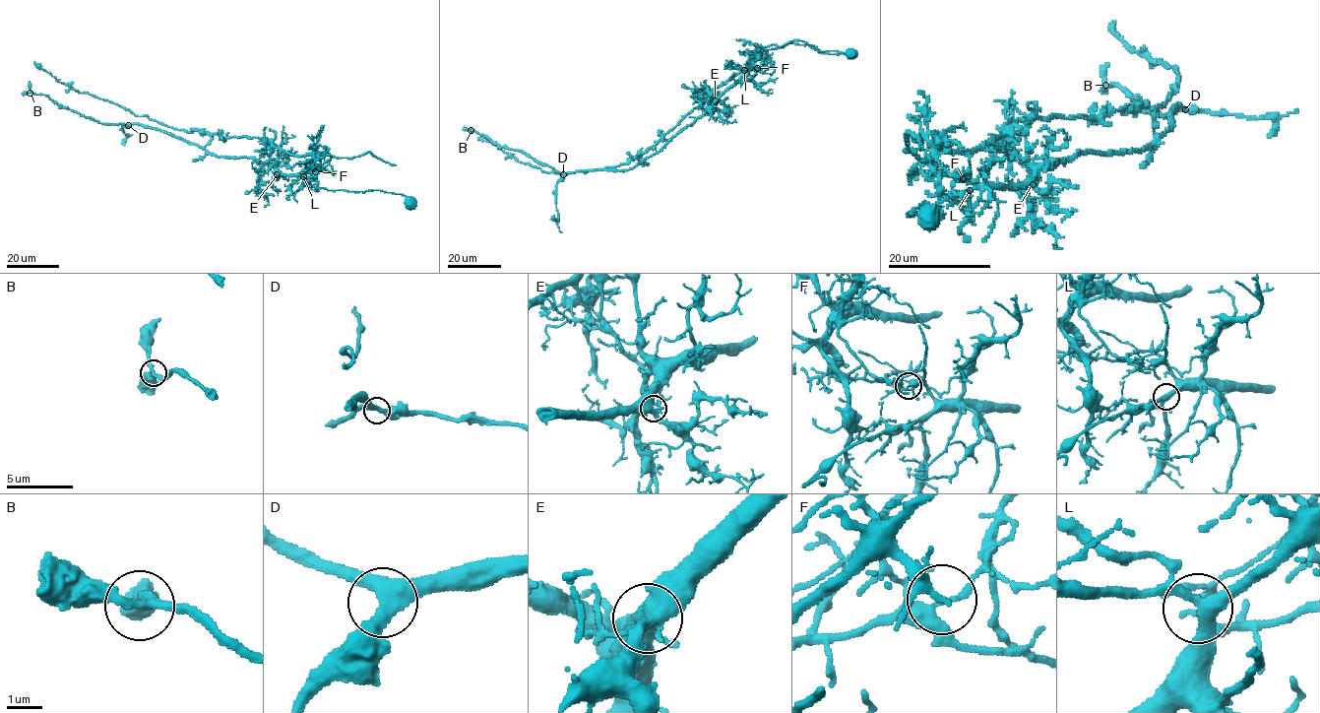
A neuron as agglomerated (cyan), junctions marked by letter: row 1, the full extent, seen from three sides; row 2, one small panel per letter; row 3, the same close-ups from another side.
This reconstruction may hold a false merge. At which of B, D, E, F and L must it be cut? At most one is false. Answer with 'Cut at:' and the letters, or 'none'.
Cut at: F

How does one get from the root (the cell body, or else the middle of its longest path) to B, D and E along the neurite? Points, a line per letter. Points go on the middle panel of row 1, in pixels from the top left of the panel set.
B: (850, 54), (798, 40), (773, 49), (758, 45), (760, 56), (710, 111), (631, 168), (560, 173), (471, 130)
D: (850, 54), (798, 40), (773, 49), (758, 45), (760, 56), (710, 111), (658, 152), (631, 168), (563, 174)
E: (850, 54), (815, 50), (798, 40), (773, 49), (758, 45), (760, 56), (715, 100)

